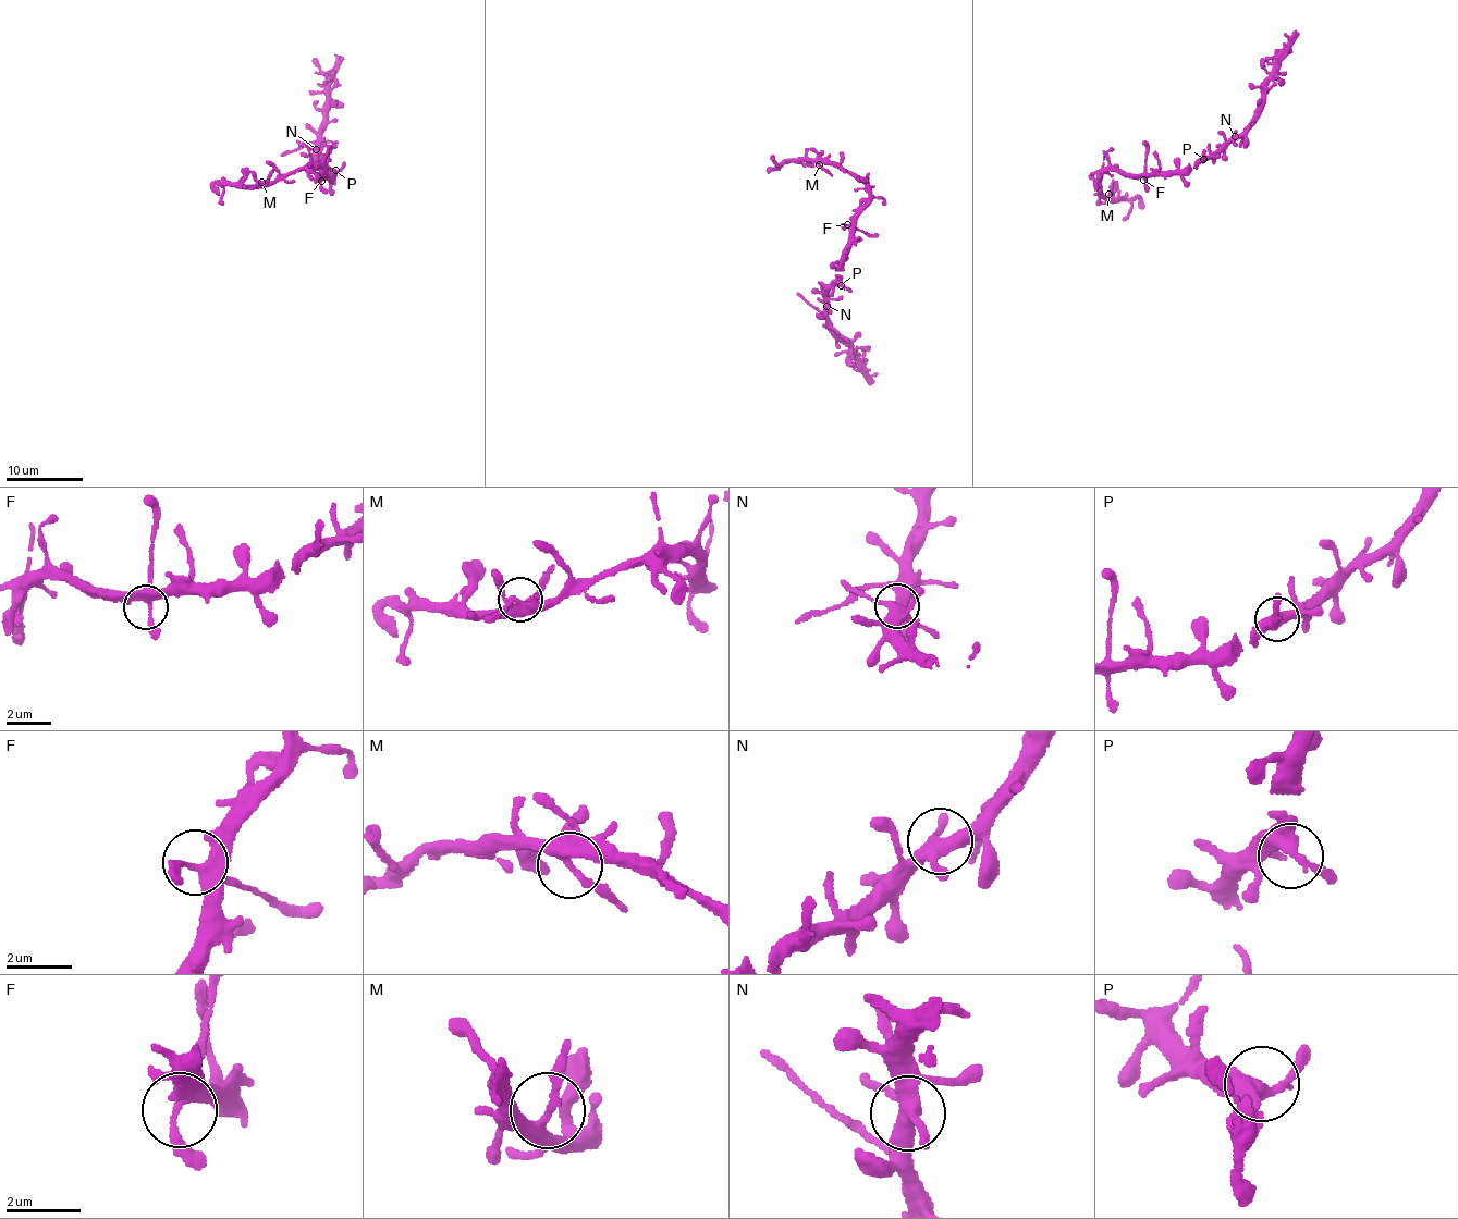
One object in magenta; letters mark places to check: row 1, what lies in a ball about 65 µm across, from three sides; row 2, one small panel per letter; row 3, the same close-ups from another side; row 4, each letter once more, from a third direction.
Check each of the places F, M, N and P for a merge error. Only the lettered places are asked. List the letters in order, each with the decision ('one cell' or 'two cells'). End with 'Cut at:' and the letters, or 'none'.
F: one cell
M: one cell
N: one cell
P: one cell
Cut at: none

